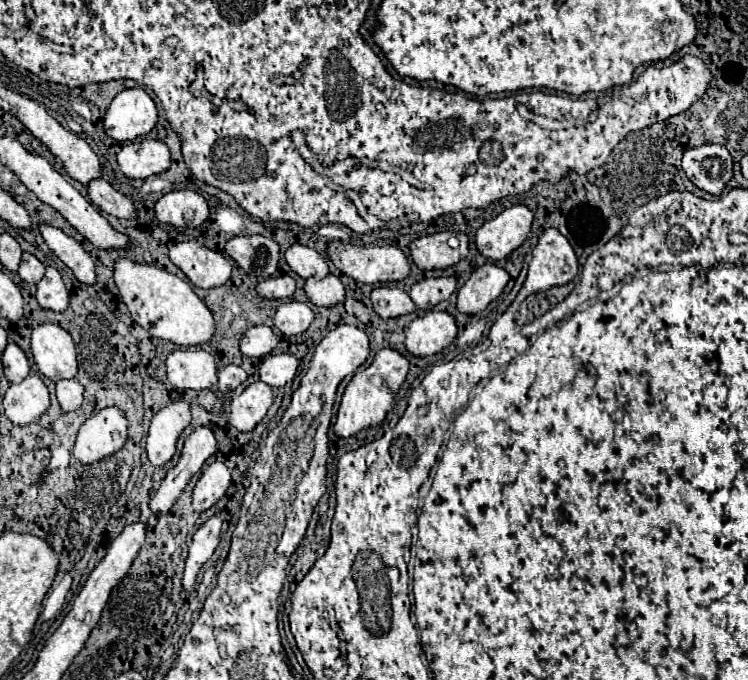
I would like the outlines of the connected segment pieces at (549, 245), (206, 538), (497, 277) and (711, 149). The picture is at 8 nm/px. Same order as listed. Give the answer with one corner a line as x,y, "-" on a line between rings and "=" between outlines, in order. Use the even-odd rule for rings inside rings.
554,228
542,232
528,268
526,282
518,294
534,294
552,286
568,284
578,274
578,260
568,240
=
220,516
210,518
208,522
204,522
196,534
194,540
188,548
188,558
186,558
186,568
184,568
184,578
182,578
182,586
184,590
190,590
196,582
196,574
202,568
202,564
206,560
210,560
210,556
214,554
218,542
220,542
220,526
222,520
=
486,262
478,266
468,282
458,290
456,308
464,314
482,312
494,298
498,298
508,284
510,274
496,266
494,262
=
704,144
688,148
682,156
682,168
692,184
704,192
720,196
732,178
732,156
726,146

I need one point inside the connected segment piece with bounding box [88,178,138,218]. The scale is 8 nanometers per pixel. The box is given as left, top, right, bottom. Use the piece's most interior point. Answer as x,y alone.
108,199

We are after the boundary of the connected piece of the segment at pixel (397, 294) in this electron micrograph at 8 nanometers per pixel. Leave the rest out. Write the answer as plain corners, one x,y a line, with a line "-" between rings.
396,286
374,288
372,294
370,294
370,300
372,300
376,314
384,320
396,318
396,316
402,316
402,314
410,314
410,312
416,310
416,304
412,302
412,298

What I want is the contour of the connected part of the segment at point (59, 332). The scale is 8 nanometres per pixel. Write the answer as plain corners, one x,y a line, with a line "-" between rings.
52,322
40,324
38,328
34,328
30,342
34,362
44,376
48,376
54,382
76,376
76,346
72,342
72,336
62,326

